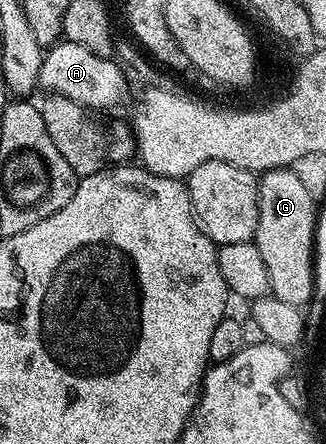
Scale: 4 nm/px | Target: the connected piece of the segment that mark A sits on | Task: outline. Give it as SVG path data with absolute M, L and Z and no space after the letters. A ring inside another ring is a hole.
M60 40L43 55L43 63L39 69L39 86L45 88L44 91L68 97L69 100L98 112L97 110L103 110L122 100L122 73L124 71L118 61L97 56L89 52L89 48L81 48L81 44Z

